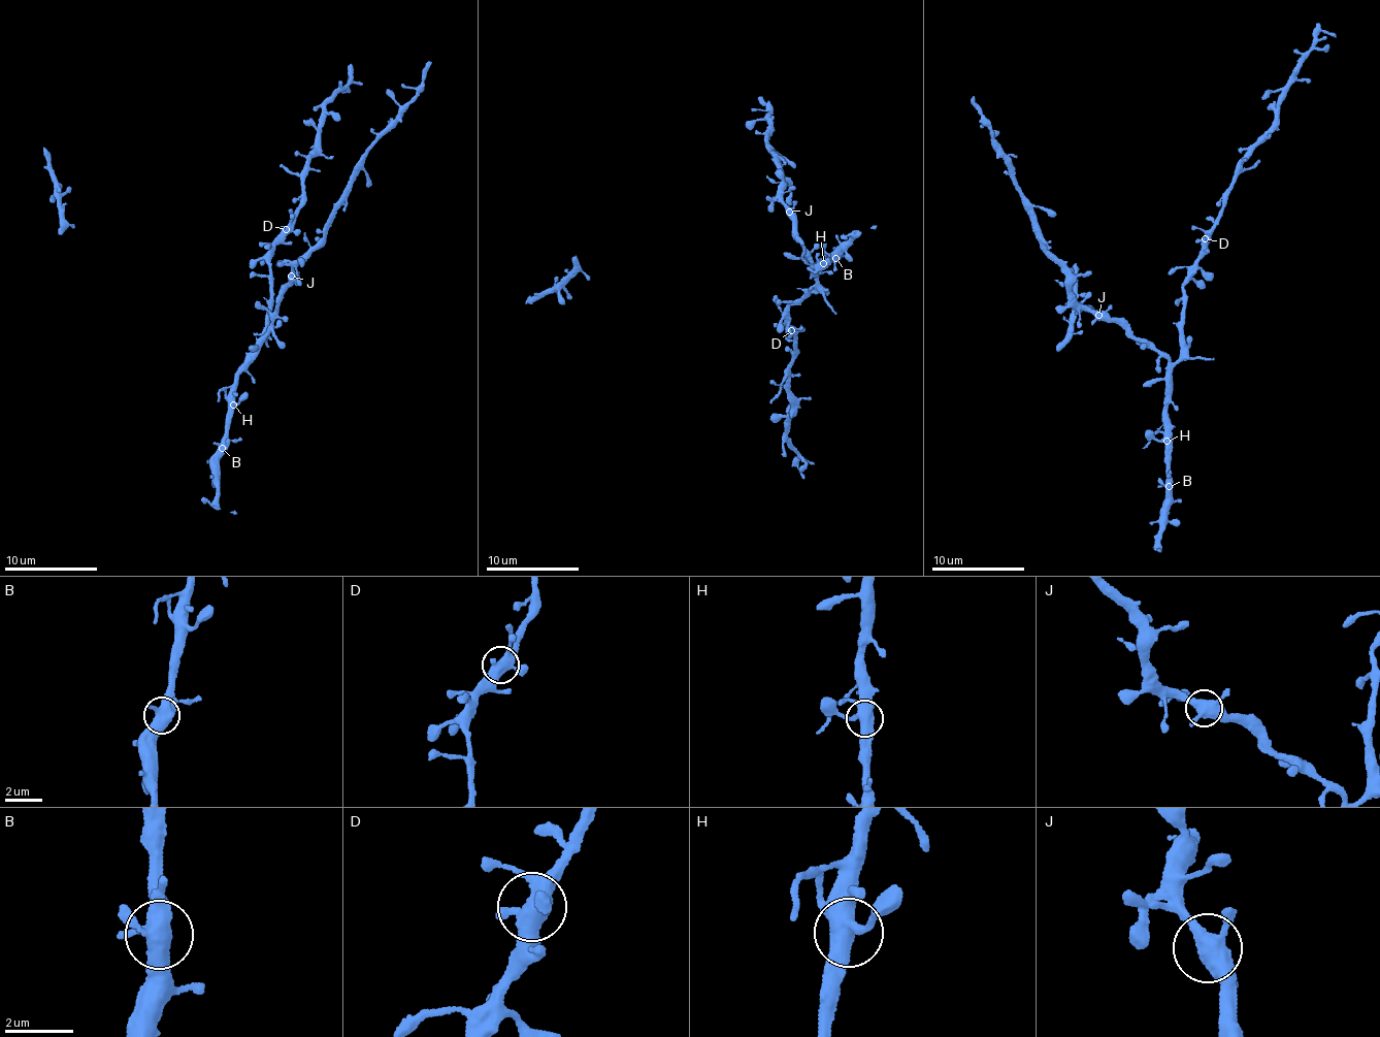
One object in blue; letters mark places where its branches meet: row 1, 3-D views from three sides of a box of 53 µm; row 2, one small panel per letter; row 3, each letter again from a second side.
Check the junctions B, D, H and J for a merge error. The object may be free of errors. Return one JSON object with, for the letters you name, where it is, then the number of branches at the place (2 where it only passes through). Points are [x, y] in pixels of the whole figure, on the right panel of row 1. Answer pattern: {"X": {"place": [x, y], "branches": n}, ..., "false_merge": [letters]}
{"false_merge": []}

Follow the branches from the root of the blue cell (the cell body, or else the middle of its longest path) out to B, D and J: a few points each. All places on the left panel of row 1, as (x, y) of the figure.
B: (267, 327), (267, 336), (256, 359), (238, 376), (228, 443), (222, 448)
D: (267, 327), (271, 249), (273, 240), (286, 229)
J: (267, 327), (264, 337), (277, 317), (276, 308), (284, 293), (294, 283), (292, 277)

